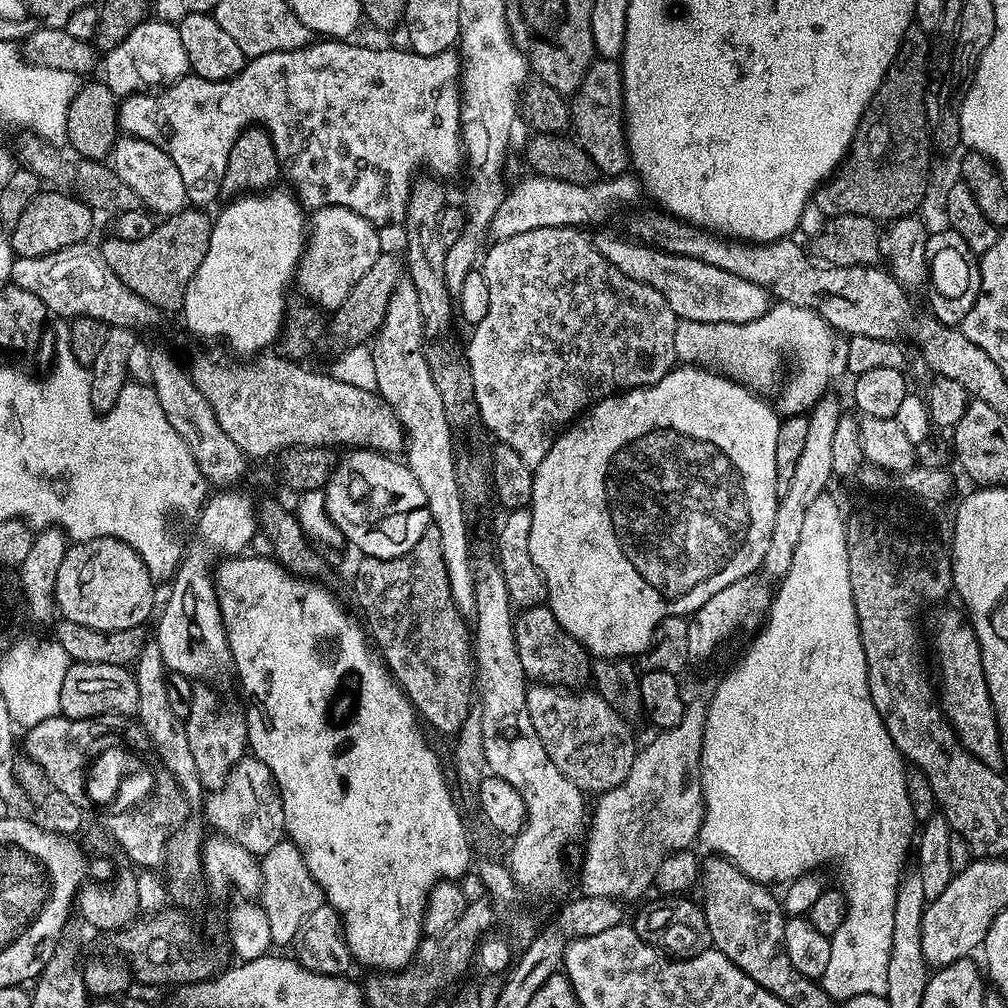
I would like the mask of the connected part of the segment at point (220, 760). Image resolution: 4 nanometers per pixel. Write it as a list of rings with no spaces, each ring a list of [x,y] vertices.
[[[206,684],[193,687],[190,713],[184,721],[199,781],[208,792],[216,791],[225,784],[230,770],[244,759],[249,749],[247,717],[241,711],[218,710],[218,700],[209,688],[211,687]]]

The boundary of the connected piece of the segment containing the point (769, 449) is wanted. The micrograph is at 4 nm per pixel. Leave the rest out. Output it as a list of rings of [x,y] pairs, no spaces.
[[[677,366],[671,372],[658,381],[657,384],[648,384],[644,388],[629,388],[628,391],[614,396],[608,396],[605,400],[599,400],[597,404],[587,409],[575,422],[568,425],[556,441],[550,446],[546,458],[533,471],[533,496],[531,502],[532,521],[530,522],[530,558],[534,558],[534,566],[544,572],[544,581],[548,587],[547,607],[552,609],[554,618],[579,642],[582,647],[587,648],[589,653],[596,658],[636,658],[636,655],[647,653],[654,637],[658,631],[658,626],[664,623],[668,616],[691,617],[692,613],[697,612],[718,590],[726,590],[734,582],[742,578],[753,575],[763,565],[766,558],[766,549],[770,546],[770,534],[774,530],[774,514],[776,513],[776,501],[778,493],[776,491],[776,471],[774,470],[774,446],[778,442],[778,426],[781,417],[777,409],[772,408],[764,401],[763,395],[757,394],[753,389],[746,388],[736,380],[731,380],[713,369],[702,368],[699,366]]]

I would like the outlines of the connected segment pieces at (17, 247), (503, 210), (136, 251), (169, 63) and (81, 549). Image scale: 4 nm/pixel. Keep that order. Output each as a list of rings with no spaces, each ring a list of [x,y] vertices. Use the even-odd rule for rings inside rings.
[[[41,190],[22,210],[22,218],[18,218],[15,228],[11,229],[12,250],[22,258],[38,258],[46,254],[54,254],[58,250],[66,250],[75,244],[83,244],[92,232],[93,209],[83,200],[62,190]]]
[[[528,174],[521,184],[516,184],[507,189],[506,195],[500,201],[498,210],[492,219],[490,236],[493,241],[514,238],[514,234],[526,234],[526,230],[538,230],[539,228],[575,228],[588,226],[584,224],[604,224],[615,212],[636,204],[642,197],[642,184],[635,175],[625,174],[622,176],[610,176],[601,178],[595,184],[571,184],[554,178]]]
[[[196,206],[185,207],[182,212],[175,212],[172,217],[157,223],[146,238],[138,242],[126,242],[108,238],[105,244],[99,245],[102,258],[114,274],[138,298],[146,298],[146,302],[160,309],[161,313],[179,313],[184,306],[186,286],[190,286],[190,278],[198,274],[198,266],[202,266],[202,258],[206,258],[206,250],[210,246],[210,234],[214,223],[207,211]]]
[[[149,18],[134,26],[118,46],[114,46],[102,60],[102,82],[117,96],[134,96],[137,92],[159,89],[189,75],[186,46],[182,46],[182,34],[175,23]]]
[[[113,536],[73,543],[58,566],[58,582],[54,593],[54,604],[59,615],[70,622],[79,622],[94,630],[130,630],[147,625],[148,615],[156,604],[157,585],[150,578],[142,558],[126,542]]]

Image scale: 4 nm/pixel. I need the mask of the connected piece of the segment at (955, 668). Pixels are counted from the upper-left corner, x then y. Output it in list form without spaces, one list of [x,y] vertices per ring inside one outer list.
[[[948,608],[936,616],[936,625],[930,636],[930,652],[936,655],[938,676],[938,699],[944,717],[956,731],[962,746],[978,762],[990,766],[990,770],[1003,773],[1006,753],[1002,750],[998,718],[994,714],[994,702],[990,702],[990,690],[986,686],[986,674],[982,670],[982,650],[978,646],[976,631],[966,619],[963,611]]]

